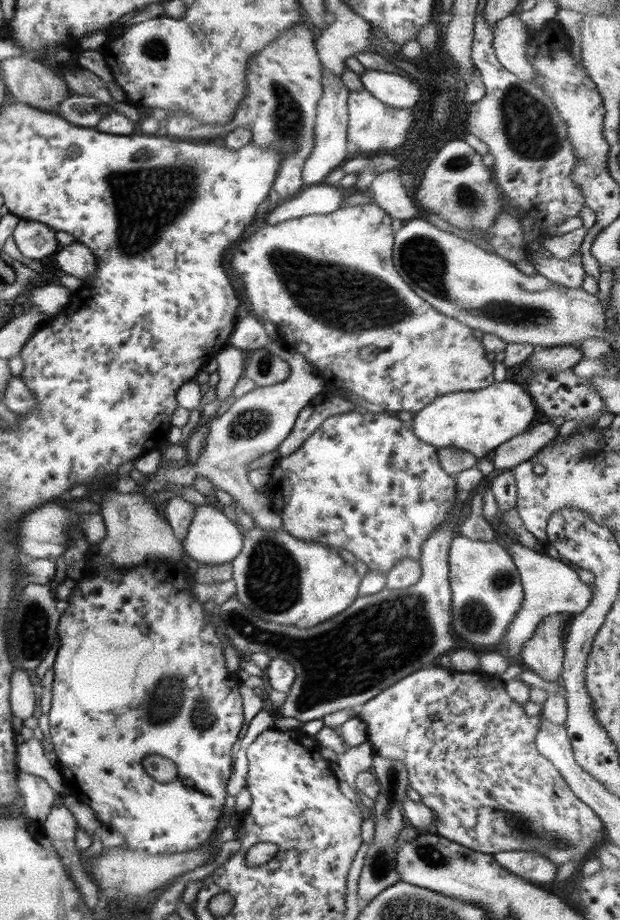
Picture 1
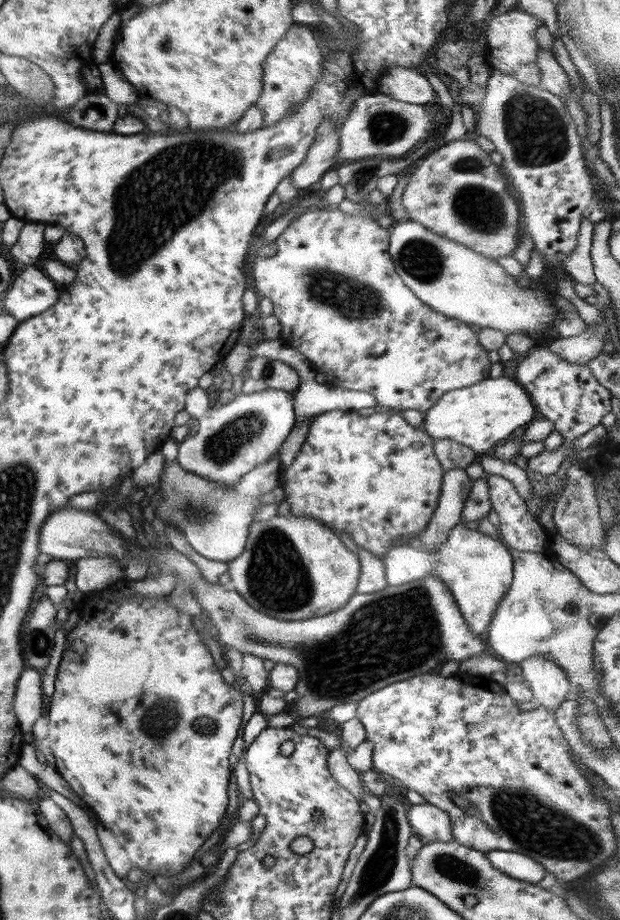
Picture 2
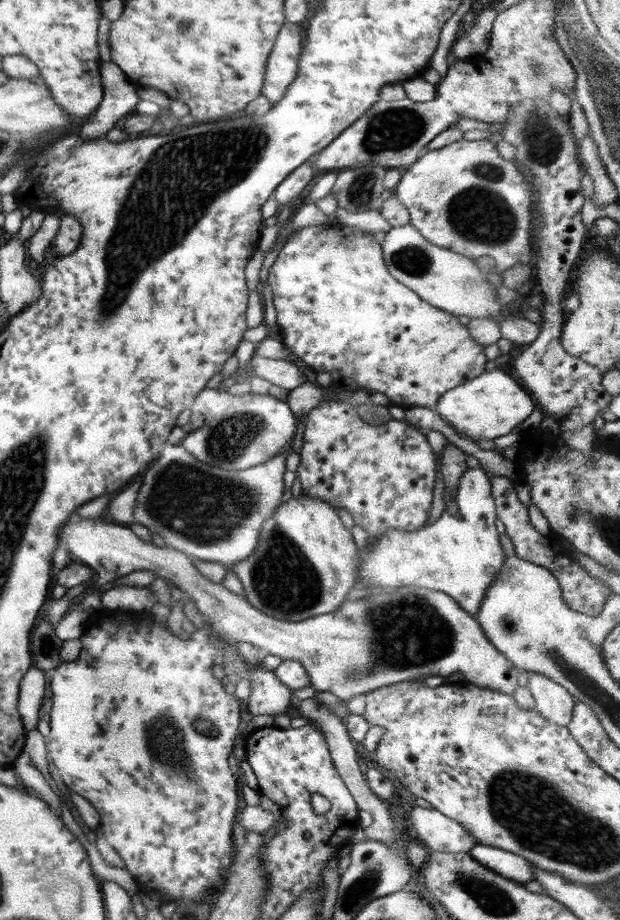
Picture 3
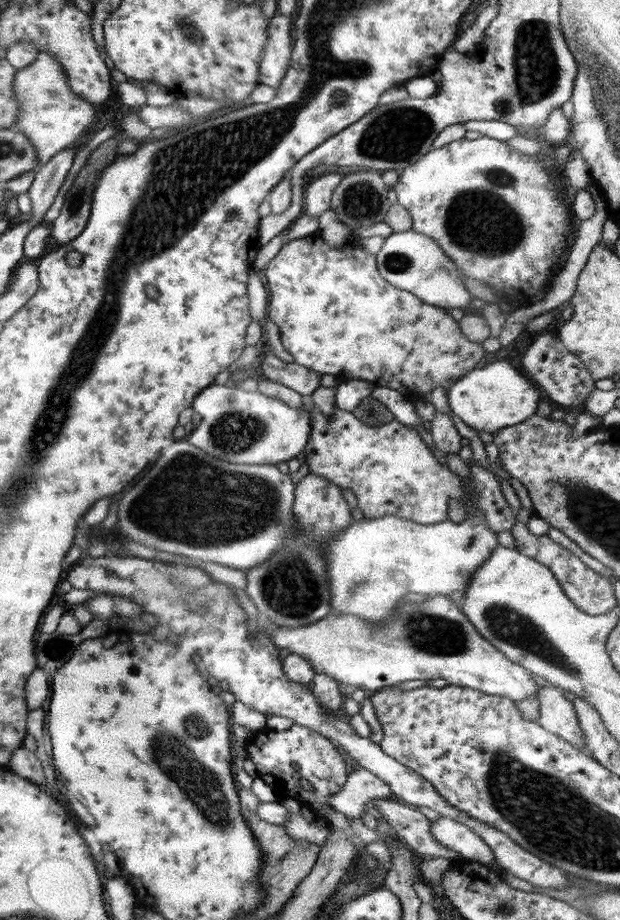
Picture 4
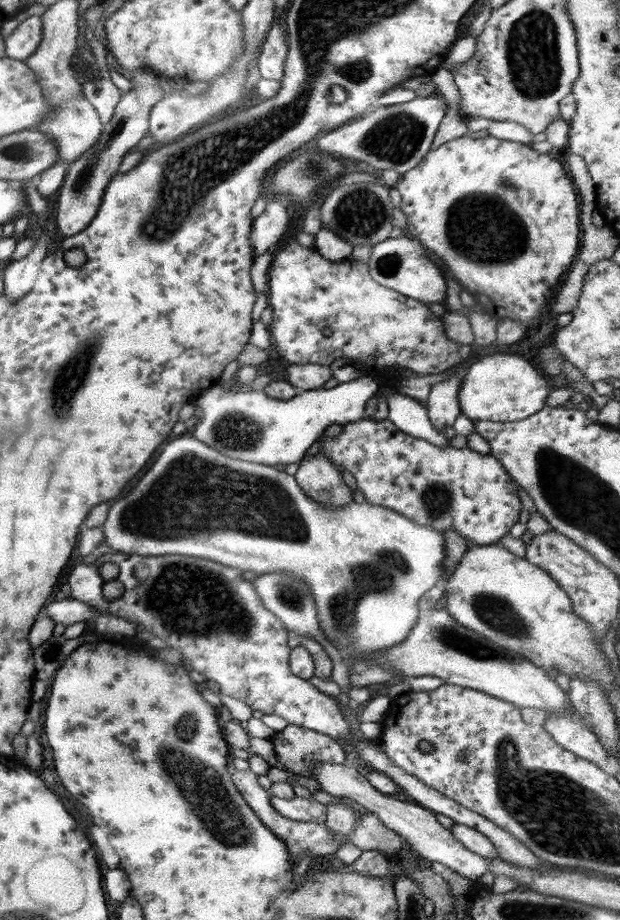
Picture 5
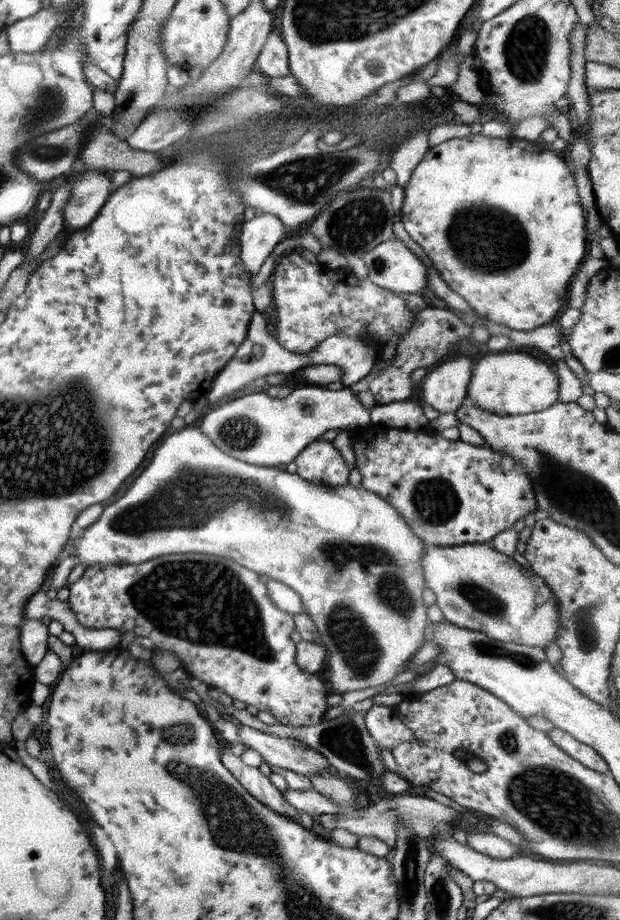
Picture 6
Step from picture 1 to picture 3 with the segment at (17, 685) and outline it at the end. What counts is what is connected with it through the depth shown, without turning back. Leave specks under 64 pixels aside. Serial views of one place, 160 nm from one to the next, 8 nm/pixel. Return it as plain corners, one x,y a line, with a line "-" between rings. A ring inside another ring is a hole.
36,666
31,667
22,678
18,710
20,710
21,721
26,731
36,730
38,710
47,692
47,684
48,674

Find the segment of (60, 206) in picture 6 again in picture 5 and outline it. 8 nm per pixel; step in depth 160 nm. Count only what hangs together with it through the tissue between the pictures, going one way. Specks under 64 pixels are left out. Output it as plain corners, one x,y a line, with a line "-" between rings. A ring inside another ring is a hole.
44,234
34,242
34,248
24,258
4,265
2,268
5,286
3,295
14,304
35,287
39,268
47,255
49,236

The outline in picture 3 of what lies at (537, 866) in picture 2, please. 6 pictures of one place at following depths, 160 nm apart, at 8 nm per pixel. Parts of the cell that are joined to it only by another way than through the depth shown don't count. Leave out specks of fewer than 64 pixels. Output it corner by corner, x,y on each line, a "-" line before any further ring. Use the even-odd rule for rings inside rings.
476,844
473,849
469,850
469,853
482,866
508,880
524,884
535,878
533,864
513,852
506,852
487,844

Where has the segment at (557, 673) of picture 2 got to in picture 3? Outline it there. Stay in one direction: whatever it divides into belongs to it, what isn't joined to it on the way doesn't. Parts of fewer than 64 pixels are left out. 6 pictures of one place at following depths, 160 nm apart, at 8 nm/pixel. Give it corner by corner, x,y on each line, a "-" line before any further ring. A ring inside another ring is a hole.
534,672
528,673
528,690
534,698
535,711
546,720
567,726
574,710
574,698
561,684

